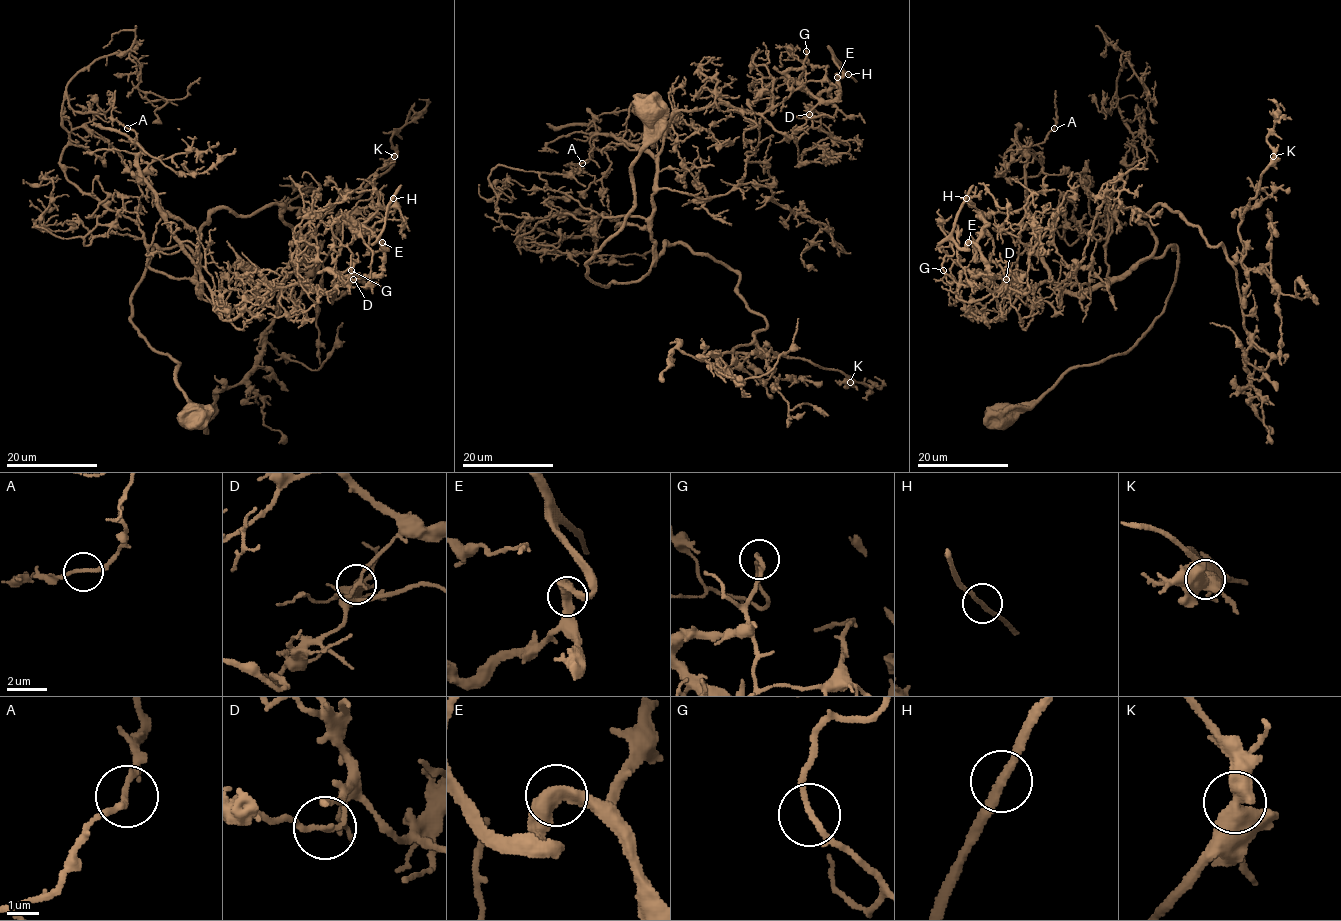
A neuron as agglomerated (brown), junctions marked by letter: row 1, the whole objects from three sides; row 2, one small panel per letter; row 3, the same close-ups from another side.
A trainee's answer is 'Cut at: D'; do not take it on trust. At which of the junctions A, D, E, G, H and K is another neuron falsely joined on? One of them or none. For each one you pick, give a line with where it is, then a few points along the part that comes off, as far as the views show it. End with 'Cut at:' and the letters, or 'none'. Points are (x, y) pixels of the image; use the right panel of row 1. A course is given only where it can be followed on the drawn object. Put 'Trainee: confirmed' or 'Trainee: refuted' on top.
Trainee: confirmed
D: place (1006, 279); course (1005, 280), (988, 272), (974, 245), (961, 249), (953, 239), (958, 210), (972, 185)
Cut at: D

